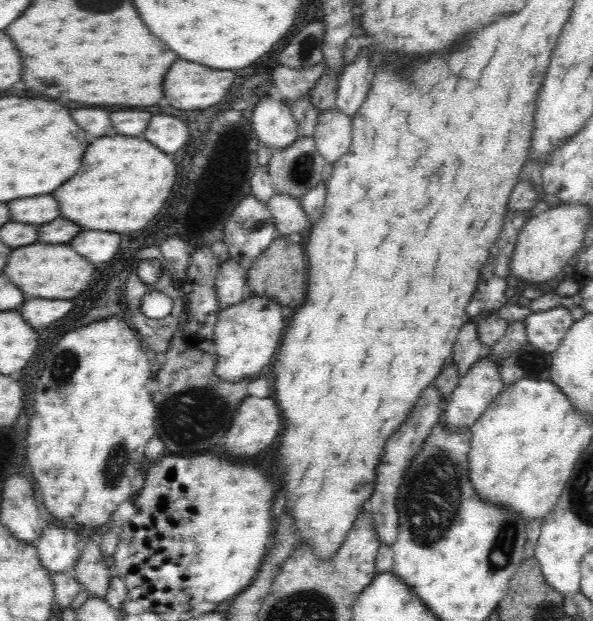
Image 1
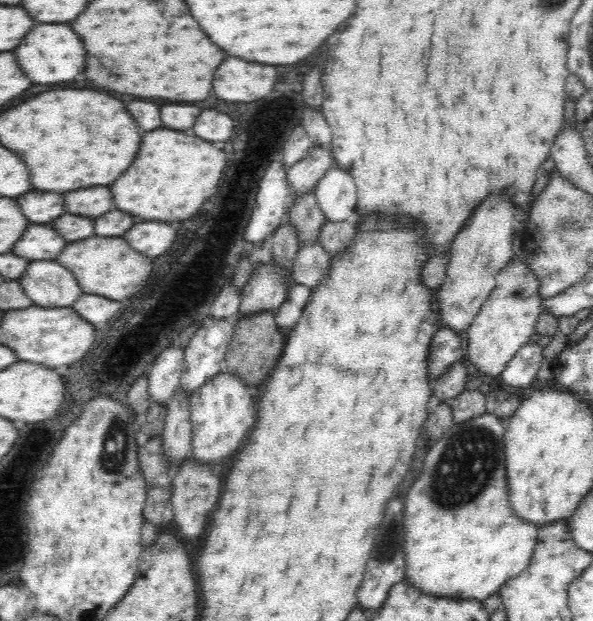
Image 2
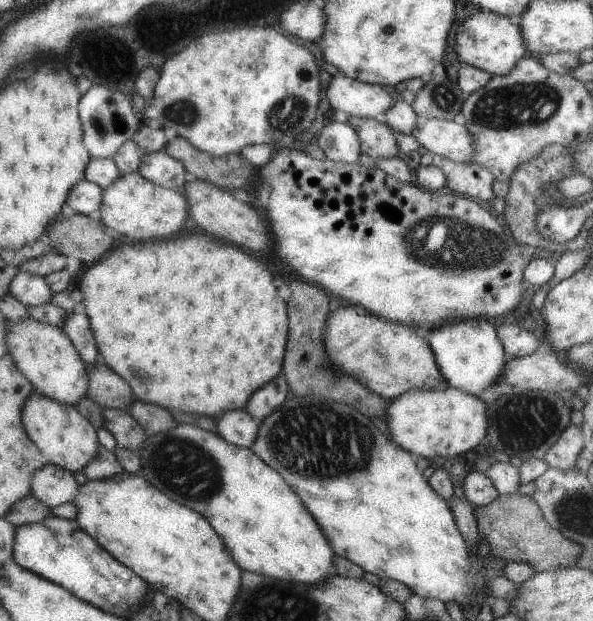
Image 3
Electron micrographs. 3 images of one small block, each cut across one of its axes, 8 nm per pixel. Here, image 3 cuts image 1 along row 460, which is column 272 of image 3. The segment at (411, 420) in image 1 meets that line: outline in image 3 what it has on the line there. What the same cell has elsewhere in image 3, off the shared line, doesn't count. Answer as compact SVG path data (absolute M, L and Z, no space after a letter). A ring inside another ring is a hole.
M279 374L275 376L275 380L269 380L261 388L257 388L253 396L249 396L243 408L253 419L261 420L265 418L265 414L275 410L277 404L281 405L281 402L286 400L287 392L288 386L285 378Z

